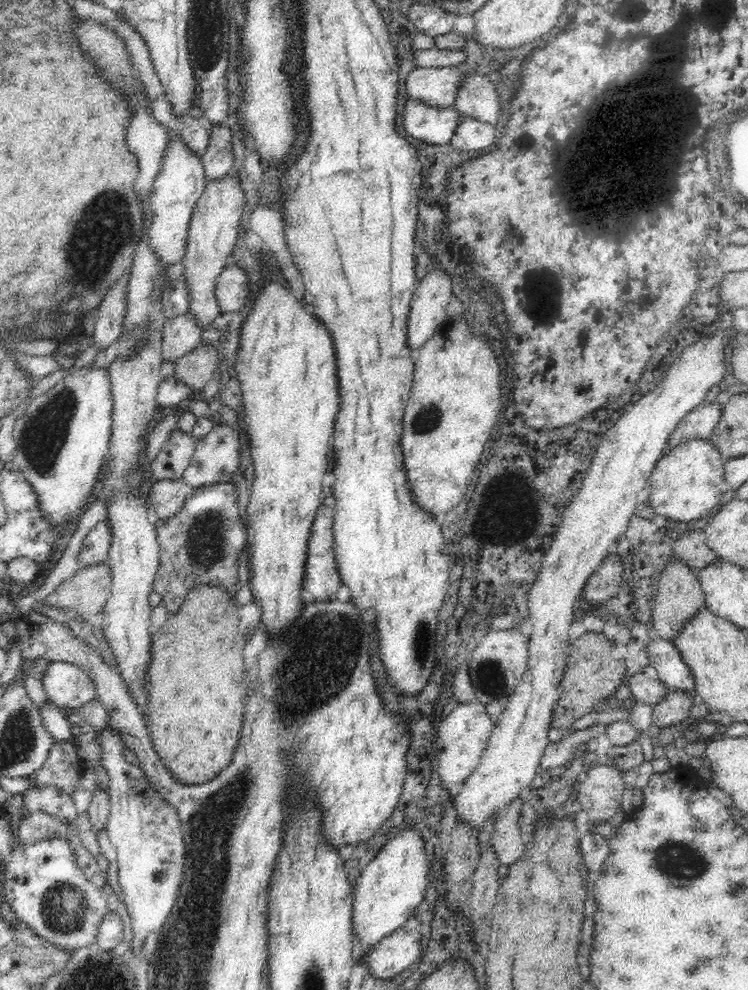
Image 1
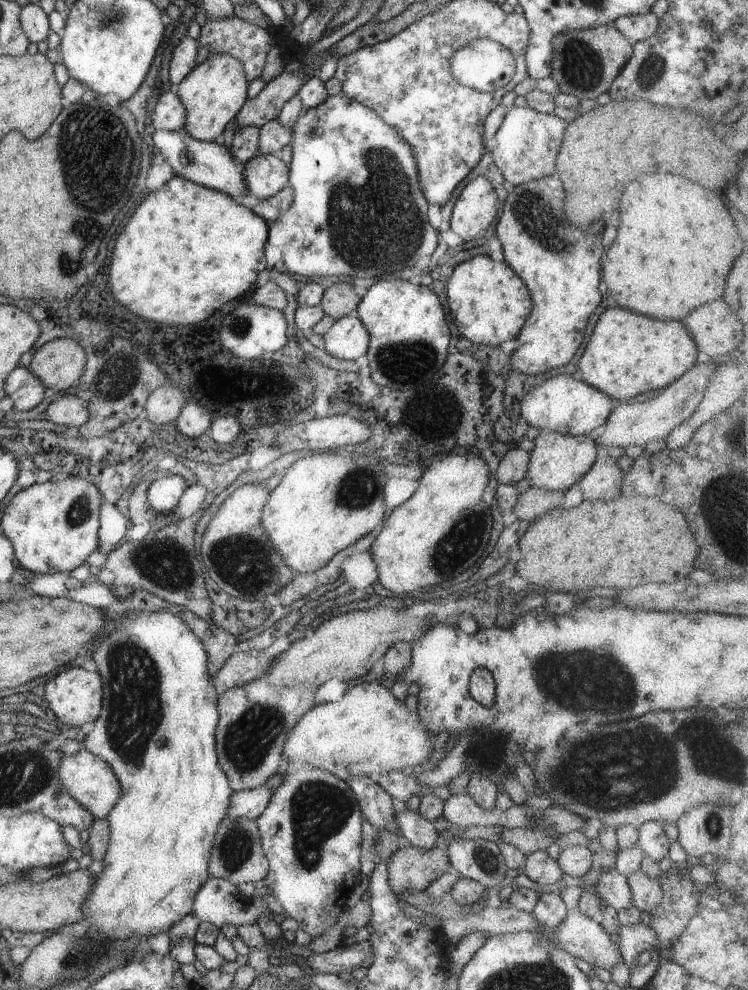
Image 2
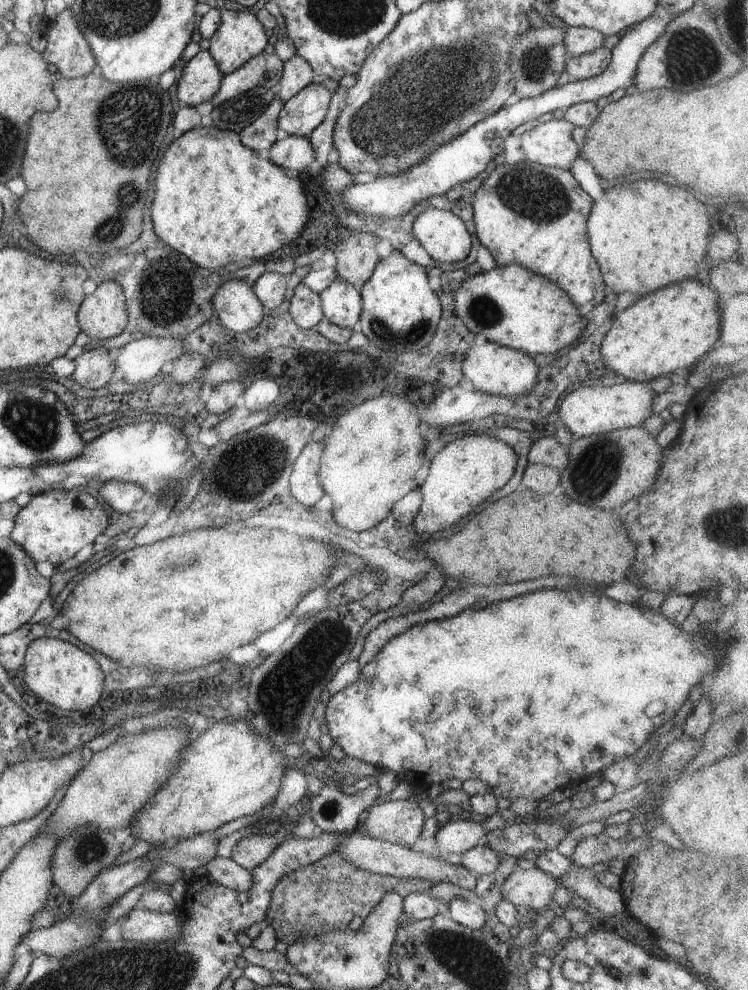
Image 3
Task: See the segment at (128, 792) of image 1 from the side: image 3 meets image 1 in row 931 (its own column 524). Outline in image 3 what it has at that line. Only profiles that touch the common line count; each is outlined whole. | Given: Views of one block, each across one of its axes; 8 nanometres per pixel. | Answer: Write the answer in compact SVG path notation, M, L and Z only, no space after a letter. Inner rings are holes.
M552 119L520 136L520 146L528 163L570 171L579 156L573 140L575 127L565 119Z

